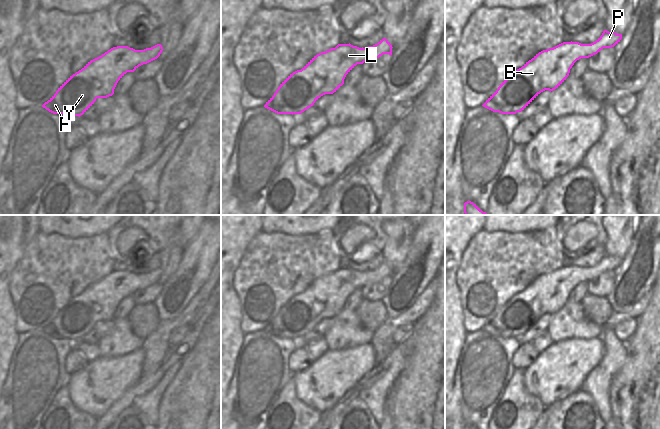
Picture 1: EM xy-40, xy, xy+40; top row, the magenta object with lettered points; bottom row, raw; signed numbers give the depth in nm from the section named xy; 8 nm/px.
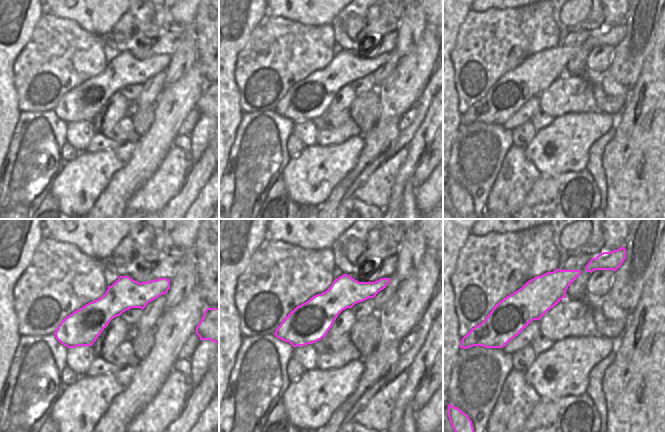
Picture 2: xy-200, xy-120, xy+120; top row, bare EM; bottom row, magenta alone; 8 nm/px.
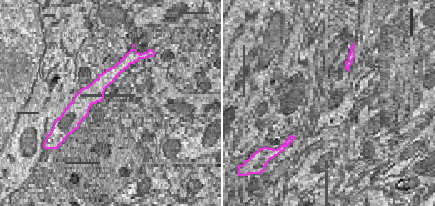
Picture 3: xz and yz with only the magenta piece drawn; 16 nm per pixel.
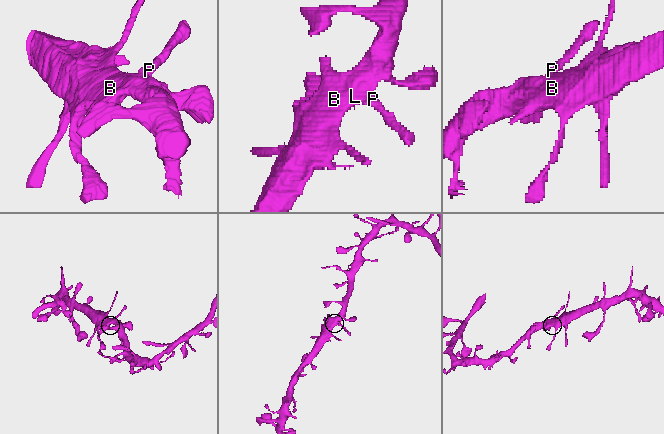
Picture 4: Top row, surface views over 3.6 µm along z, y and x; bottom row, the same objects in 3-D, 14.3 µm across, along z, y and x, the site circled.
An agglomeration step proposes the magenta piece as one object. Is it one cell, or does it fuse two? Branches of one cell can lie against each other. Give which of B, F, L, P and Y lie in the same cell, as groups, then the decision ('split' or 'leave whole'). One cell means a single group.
B F L P Y; leave whole

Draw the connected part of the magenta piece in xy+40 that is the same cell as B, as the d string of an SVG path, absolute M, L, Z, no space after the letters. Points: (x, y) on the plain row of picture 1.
M604 254L602 259L591 268L563 266L553 272L543 274L526 286L521 292L512 296L486 324L483 331L501 338L516 338L524 334L541 316L550 316L558 312L569 300L574 287L581 282L589 282L603 272L611 272L620 266L622 258Z

